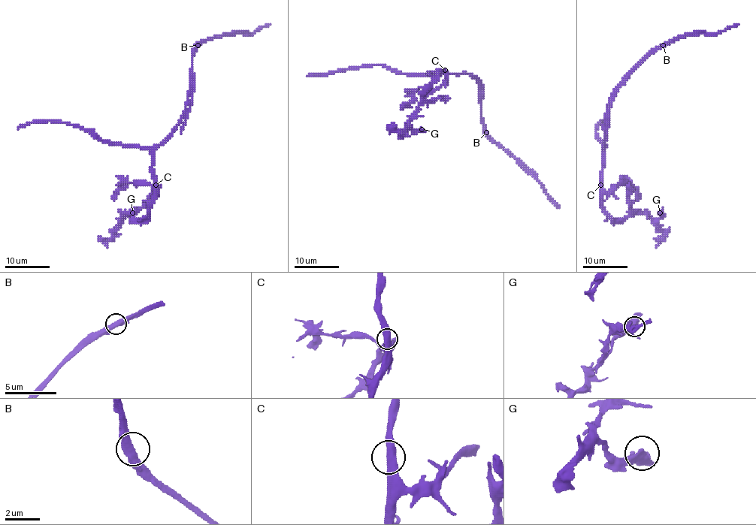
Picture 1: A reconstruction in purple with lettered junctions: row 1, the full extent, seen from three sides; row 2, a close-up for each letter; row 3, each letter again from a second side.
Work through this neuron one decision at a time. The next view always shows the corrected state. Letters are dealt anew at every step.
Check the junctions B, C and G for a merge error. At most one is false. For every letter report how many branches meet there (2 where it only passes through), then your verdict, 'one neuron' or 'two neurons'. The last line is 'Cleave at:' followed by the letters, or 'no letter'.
B: branches 2; two neurons
C: branches 2; one neuron
G: branches 2; one neuron
Cleave at: B

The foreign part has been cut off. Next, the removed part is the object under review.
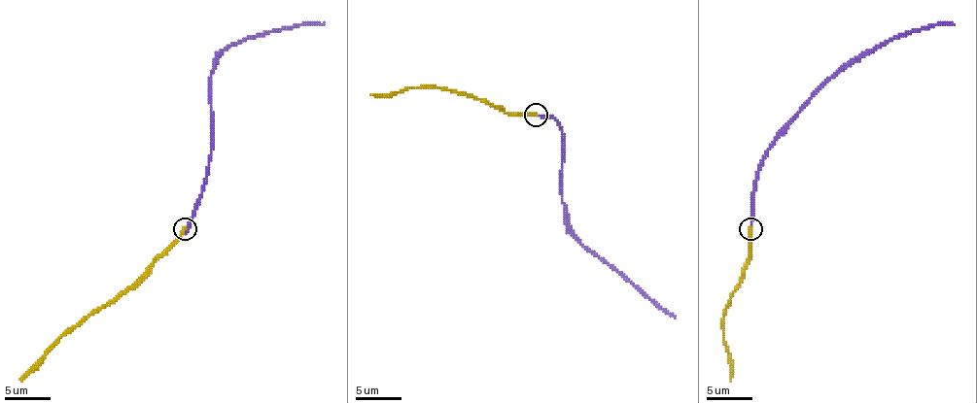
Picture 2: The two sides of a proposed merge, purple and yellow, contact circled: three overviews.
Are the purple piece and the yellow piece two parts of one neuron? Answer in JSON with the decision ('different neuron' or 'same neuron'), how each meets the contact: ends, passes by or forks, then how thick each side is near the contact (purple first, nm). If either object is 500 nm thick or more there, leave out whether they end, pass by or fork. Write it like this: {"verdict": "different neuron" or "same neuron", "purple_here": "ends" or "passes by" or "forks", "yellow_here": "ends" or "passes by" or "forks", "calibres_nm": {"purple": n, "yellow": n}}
{"verdict": "different neuron", "purple_here": "ends", "yellow_here": "ends", "calibres_nm": {"purple": 220, "yellow": 200}}

